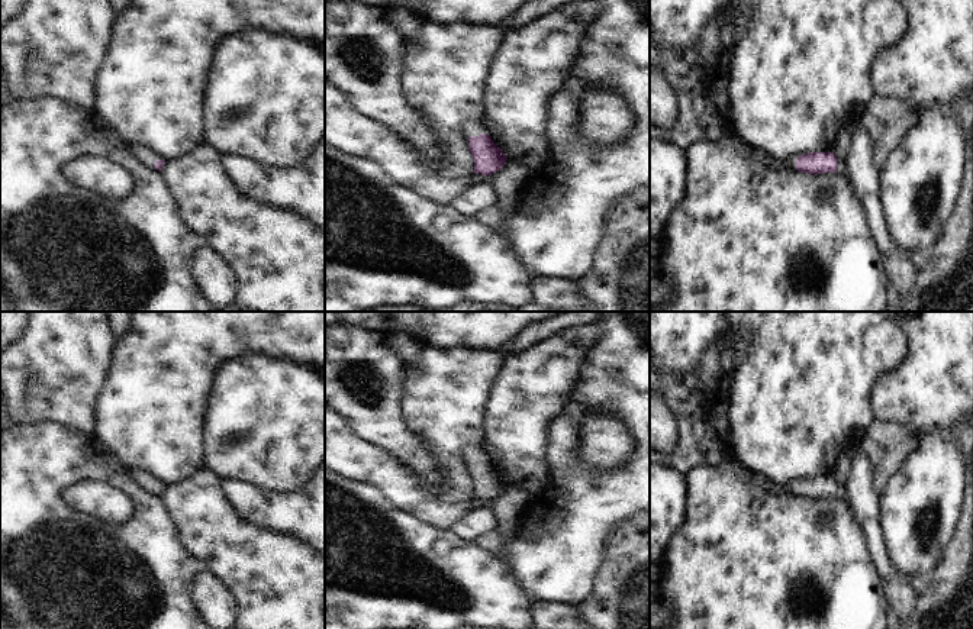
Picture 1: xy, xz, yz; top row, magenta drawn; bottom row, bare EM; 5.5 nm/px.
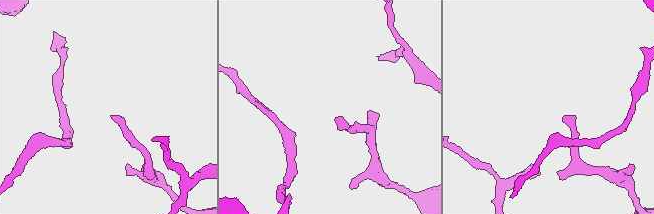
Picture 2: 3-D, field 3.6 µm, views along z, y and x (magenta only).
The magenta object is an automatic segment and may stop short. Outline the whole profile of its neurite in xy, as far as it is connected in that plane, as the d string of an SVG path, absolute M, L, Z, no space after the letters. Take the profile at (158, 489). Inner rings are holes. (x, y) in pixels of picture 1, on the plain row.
M131 470L131 475L133 480L136 480L142 487L155 491L158 496L161 496L162 490L165 486L157 484L151 478L145 477L141 471L138 470Z

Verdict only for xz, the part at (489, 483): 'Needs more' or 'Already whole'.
Needs more.

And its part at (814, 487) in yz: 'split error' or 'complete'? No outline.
split error

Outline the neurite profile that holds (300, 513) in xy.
M325 458L305 487L287 494L229 478L222 480L222 490L242 519L271 532L294 536L312 551L325 555Z

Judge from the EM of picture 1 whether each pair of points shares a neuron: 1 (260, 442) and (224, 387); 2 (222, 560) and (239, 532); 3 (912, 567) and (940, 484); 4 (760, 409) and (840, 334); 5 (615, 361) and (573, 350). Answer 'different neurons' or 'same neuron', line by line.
1: same neuron
2: same neuron
3: same neuron
4: same neuron
5: different neurons

